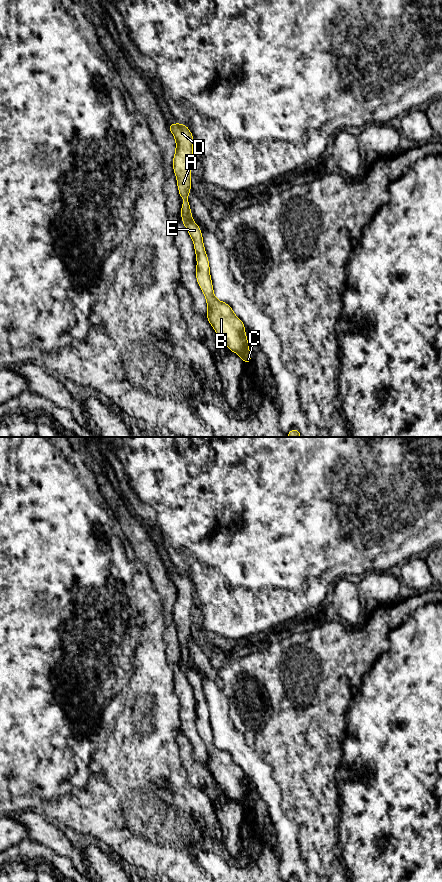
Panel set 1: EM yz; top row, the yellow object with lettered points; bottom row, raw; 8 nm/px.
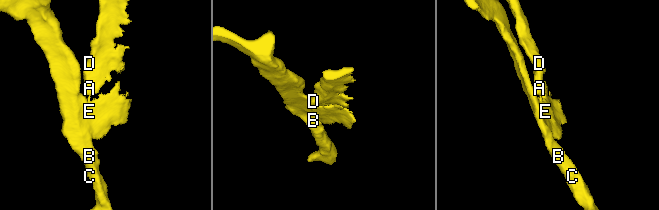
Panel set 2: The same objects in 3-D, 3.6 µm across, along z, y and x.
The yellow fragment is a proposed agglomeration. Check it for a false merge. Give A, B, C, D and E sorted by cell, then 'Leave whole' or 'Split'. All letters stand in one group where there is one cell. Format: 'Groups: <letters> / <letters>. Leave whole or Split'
Groups: A D / B C E. Split

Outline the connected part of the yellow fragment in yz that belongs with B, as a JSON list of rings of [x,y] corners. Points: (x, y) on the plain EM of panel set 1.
[[[182,663],[181,667],[191,687],[194,689],[194,697],[197,705],[196,726],[199,735],[206,745],[208,753],[207,768],[220,787],[232,800],[240,803],[245,812],[252,811],[252,806],[249,802],[248,788],[245,784],[246,775],[243,770],[235,764],[230,753],[217,748],[214,744],[209,709],[204,697],[201,677],[186,664]]]

